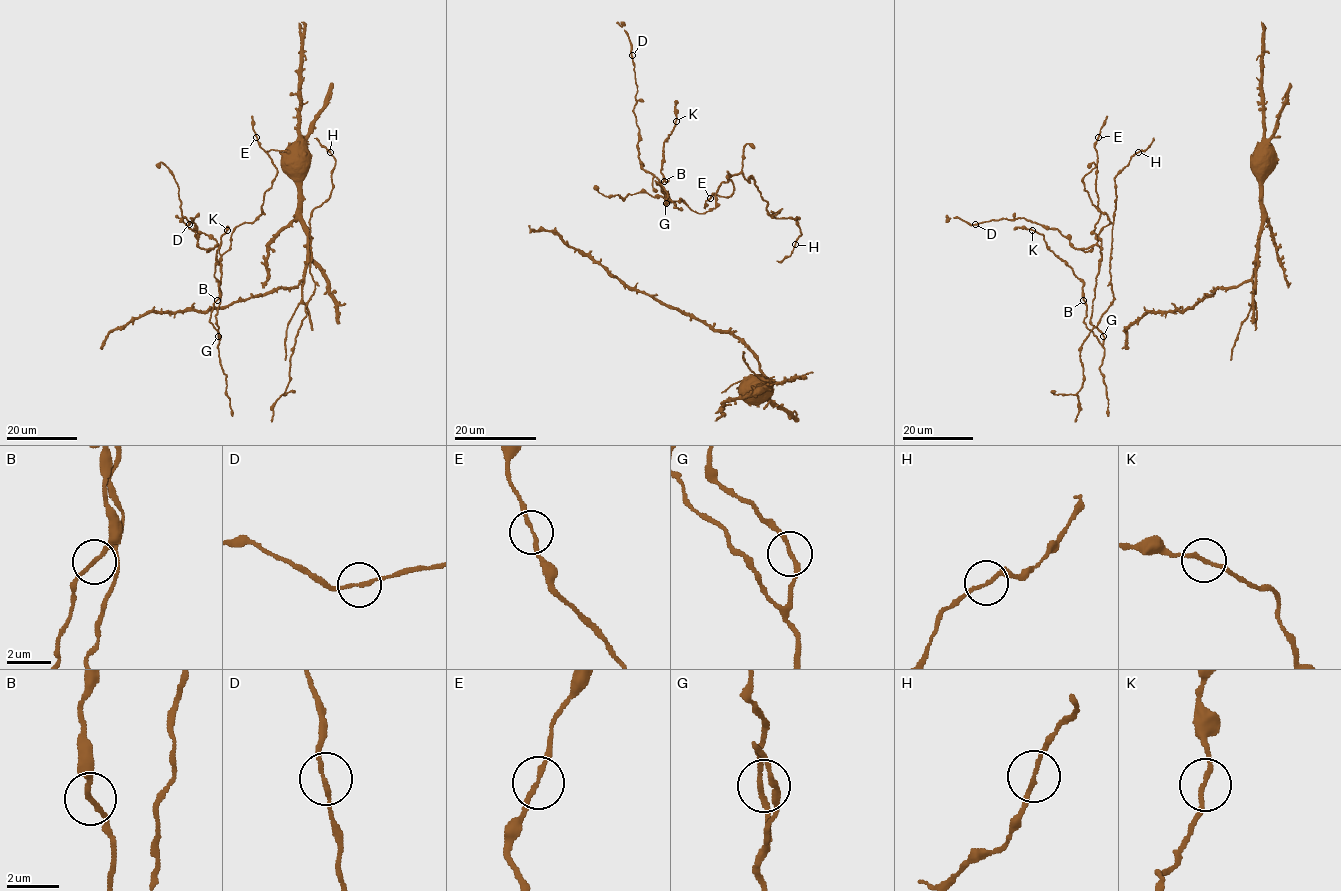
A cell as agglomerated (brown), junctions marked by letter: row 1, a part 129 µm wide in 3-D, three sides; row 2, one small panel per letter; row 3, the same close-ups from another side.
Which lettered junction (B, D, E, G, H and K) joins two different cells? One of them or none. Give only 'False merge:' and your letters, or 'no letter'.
False merge: no letter

